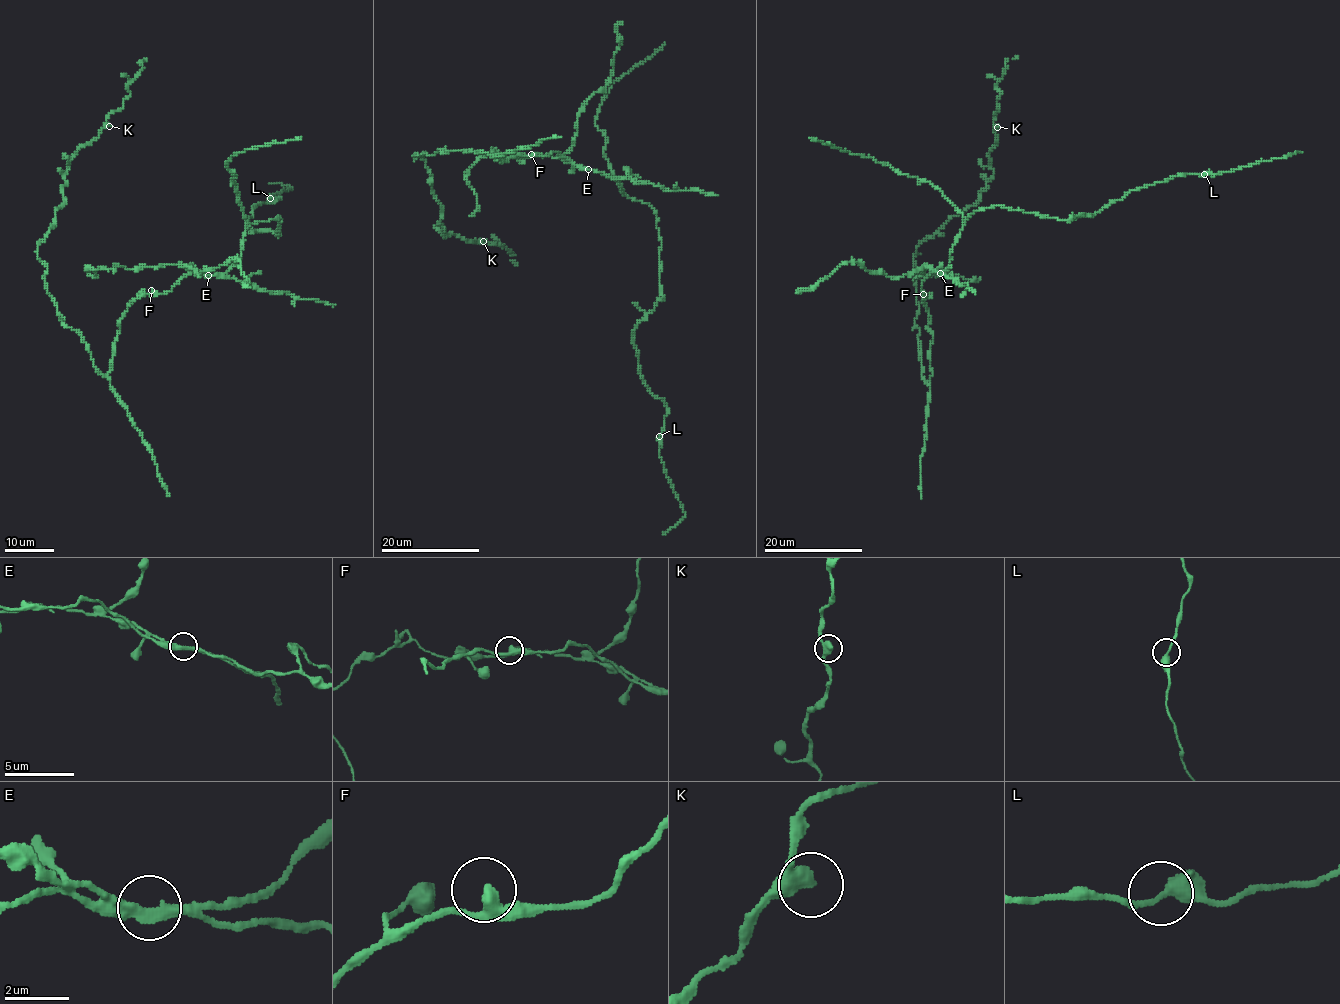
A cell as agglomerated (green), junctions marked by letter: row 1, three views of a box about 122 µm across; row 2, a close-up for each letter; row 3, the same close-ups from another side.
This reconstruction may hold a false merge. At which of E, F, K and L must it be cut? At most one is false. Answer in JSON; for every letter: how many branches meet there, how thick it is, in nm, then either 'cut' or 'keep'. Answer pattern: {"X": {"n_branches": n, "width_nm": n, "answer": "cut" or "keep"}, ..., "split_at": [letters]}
{"E": {"n_branches": 2, "width_nm": 380, "answer": "cut"}, "F": {"n_branches": 2, "width_nm": 380, "answer": "keep"}, "K": {"n_branches": 2, "width_nm": 380, "answer": "keep"}, "L": {"n_branches": 2, "width_nm": 360, "answer": "keep"}, "split_at": ["E"]}

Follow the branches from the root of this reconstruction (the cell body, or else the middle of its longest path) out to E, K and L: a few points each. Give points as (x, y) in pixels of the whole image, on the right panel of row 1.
E: (925, 298), (922, 281), (932, 273), (940, 273)
K: (925, 298), (932, 334), (926, 382), (915, 325), (914, 257), (921, 243), (987, 188), (997, 127)
L: (925, 298), (922, 281), (949, 267), (956, 238), (974, 211), (1004, 206), (1070, 221), (1131, 191), (1205, 173)

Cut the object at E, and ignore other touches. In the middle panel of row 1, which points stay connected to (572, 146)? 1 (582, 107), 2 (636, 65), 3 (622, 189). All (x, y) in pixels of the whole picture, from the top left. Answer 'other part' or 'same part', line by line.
1: same part
2: other part
3: other part

